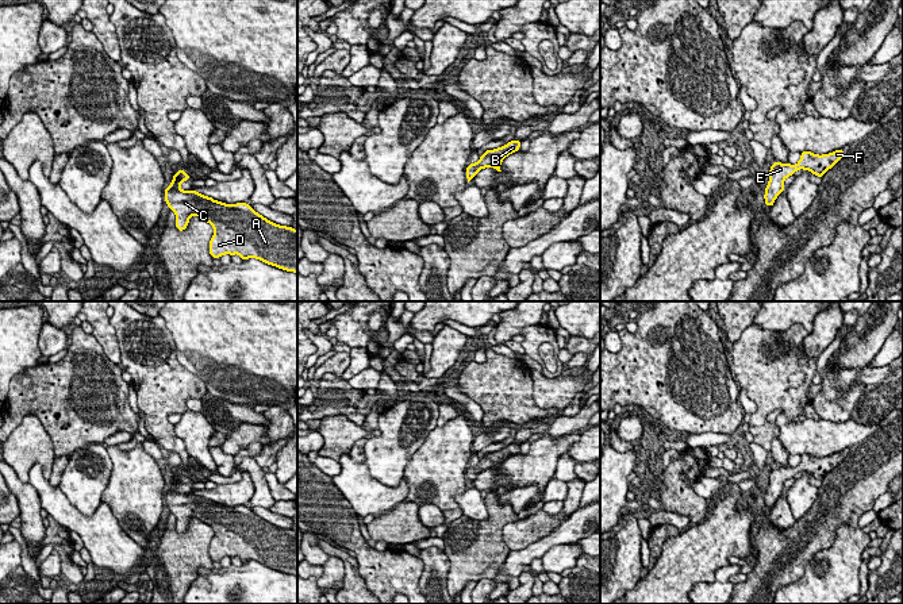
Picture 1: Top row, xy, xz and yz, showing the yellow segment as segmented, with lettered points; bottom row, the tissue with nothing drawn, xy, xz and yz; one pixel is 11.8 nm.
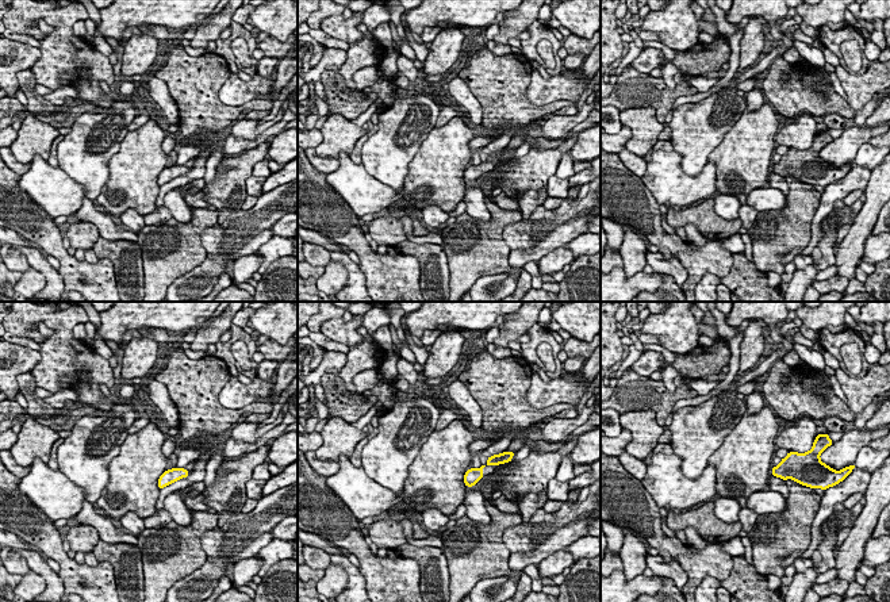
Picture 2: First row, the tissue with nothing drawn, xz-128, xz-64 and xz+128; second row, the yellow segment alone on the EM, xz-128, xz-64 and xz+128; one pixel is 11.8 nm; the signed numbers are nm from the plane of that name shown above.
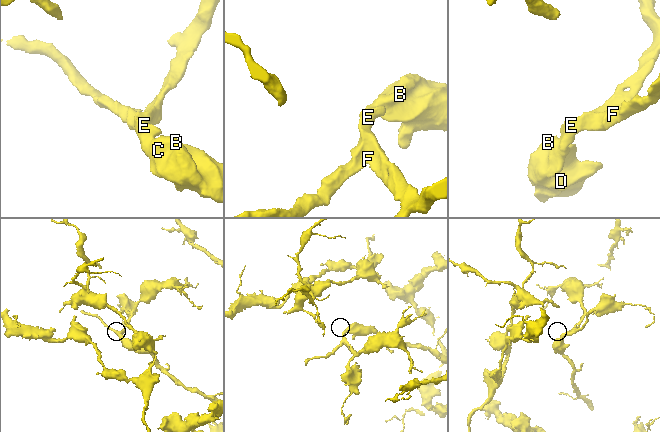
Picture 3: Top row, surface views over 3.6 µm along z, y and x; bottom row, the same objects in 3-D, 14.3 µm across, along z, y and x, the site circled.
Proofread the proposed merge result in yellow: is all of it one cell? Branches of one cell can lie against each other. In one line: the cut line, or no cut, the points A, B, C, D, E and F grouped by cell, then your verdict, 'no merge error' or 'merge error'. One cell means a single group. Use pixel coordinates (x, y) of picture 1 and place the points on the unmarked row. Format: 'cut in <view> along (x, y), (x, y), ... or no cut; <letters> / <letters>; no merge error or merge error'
no cut; A B C D E F; no merge error

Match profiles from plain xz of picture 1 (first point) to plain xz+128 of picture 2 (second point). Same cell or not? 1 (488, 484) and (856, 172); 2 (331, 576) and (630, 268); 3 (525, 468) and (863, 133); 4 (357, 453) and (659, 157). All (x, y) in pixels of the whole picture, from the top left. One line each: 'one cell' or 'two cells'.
1: two cells
2: one cell
3: one cell
4: two cells

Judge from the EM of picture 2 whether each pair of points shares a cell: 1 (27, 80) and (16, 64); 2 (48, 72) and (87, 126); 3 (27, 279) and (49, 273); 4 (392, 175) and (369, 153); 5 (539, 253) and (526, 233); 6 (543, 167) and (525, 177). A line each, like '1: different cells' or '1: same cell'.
1: different cells
2: different cells
3: different cells
4: same cell
5: different cells
6: same cell

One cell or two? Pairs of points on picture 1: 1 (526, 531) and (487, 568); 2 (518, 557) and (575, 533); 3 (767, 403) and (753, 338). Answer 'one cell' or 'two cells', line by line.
1: two cells
2: one cell
3: one cell

